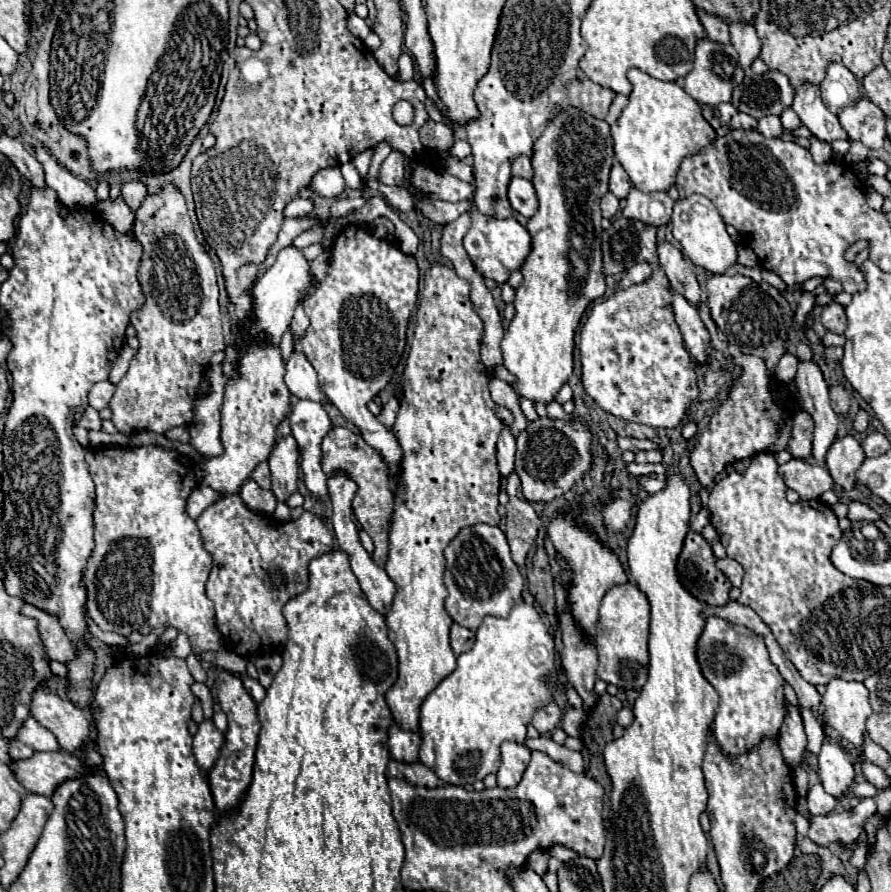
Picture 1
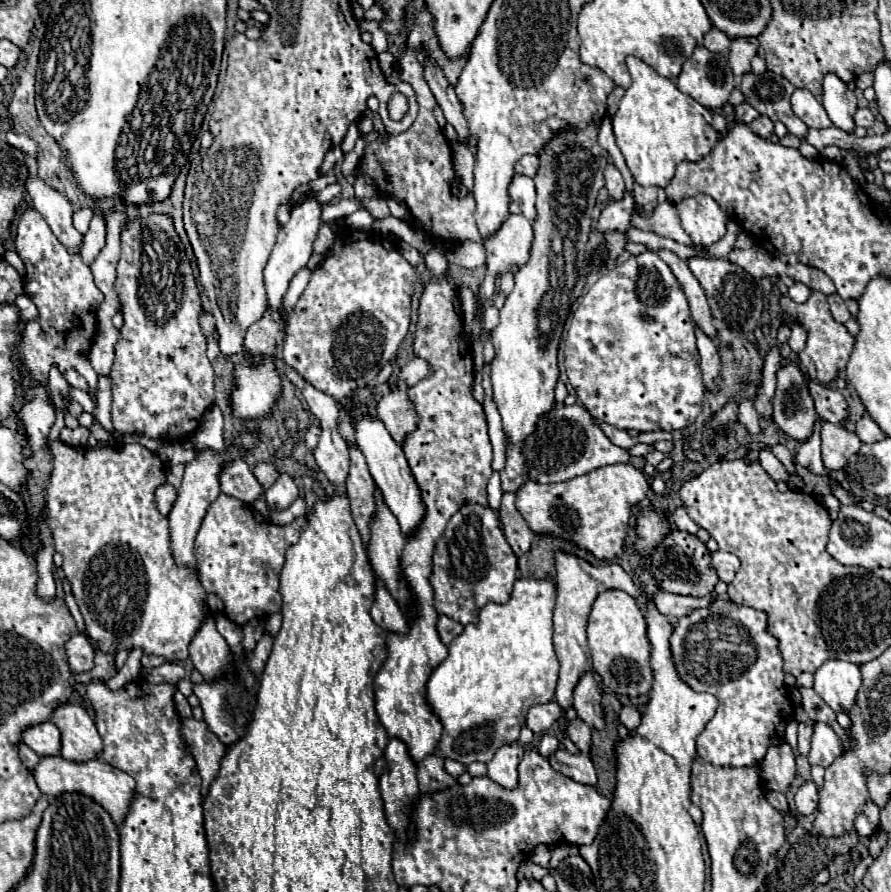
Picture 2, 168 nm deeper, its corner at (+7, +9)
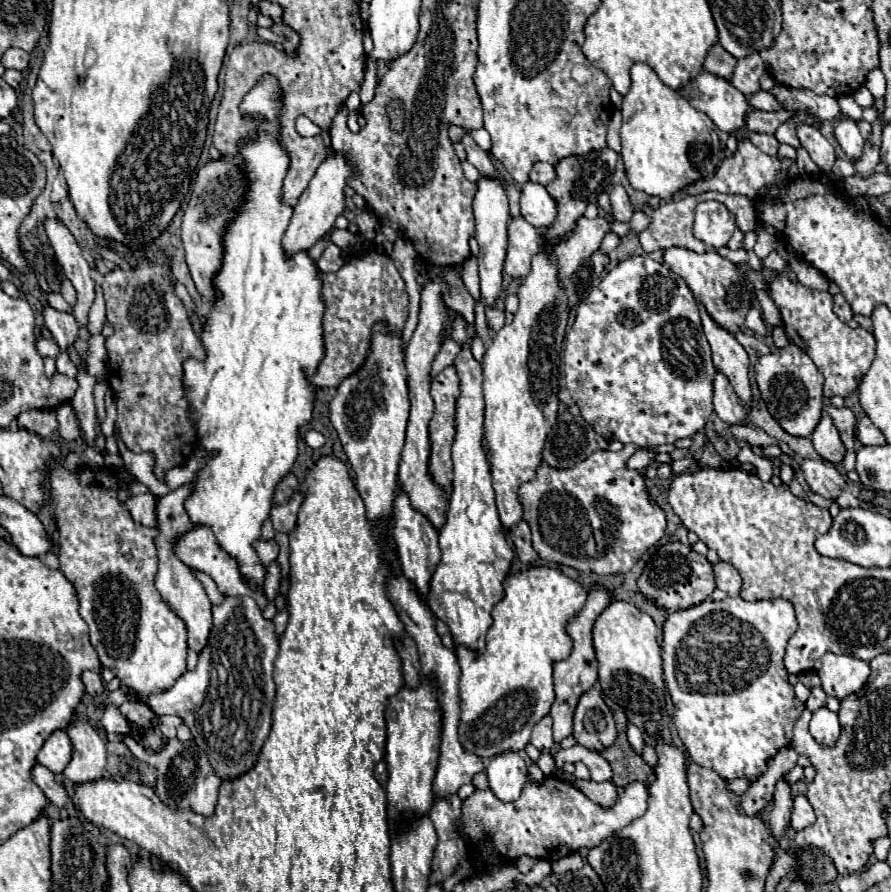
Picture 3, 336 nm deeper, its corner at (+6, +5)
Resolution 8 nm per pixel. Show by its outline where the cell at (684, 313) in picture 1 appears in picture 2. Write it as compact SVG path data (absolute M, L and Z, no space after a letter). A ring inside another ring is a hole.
M695 326L695 336L697 336L697 348L699 348L699 366L703 374L703 384L707 390L717 390L715 378L719 376L719 354L717 354L717 344L711 340L699 326Z

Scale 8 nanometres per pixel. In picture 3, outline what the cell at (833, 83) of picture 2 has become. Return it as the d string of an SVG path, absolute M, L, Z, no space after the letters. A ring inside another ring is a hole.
M842 118L836 124L836 140L840 144L840 148L844 150L844 154L852 160L858 162L862 158L862 150L864 150L864 138L858 132L858 126L854 120L850 118Z

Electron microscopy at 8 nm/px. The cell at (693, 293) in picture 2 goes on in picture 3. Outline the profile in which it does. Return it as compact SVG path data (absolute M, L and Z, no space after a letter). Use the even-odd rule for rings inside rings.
M700 308L704 334L712 348L712 360L714 366L728 378L732 390L742 400L746 408L750 408L752 402L752 390L750 390L750 378L748 378L748 354L742 348L742 344L726 330L722 330L710 316Z

